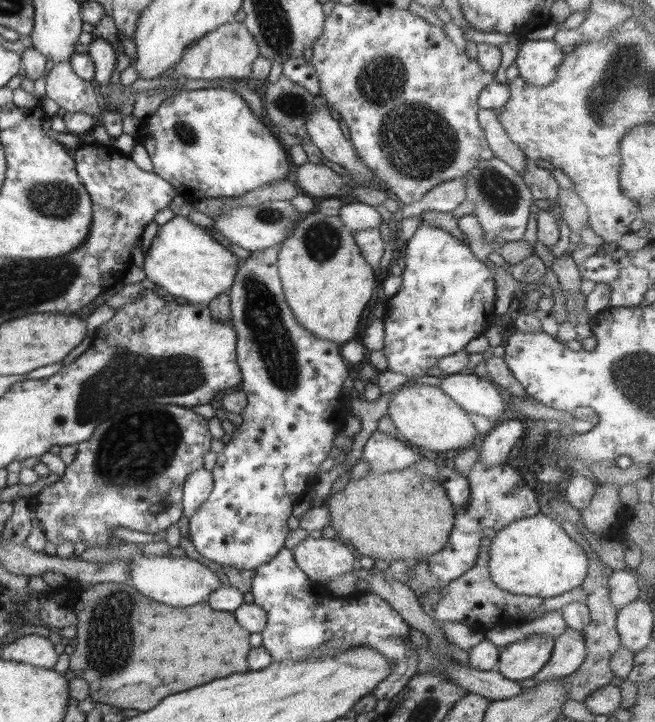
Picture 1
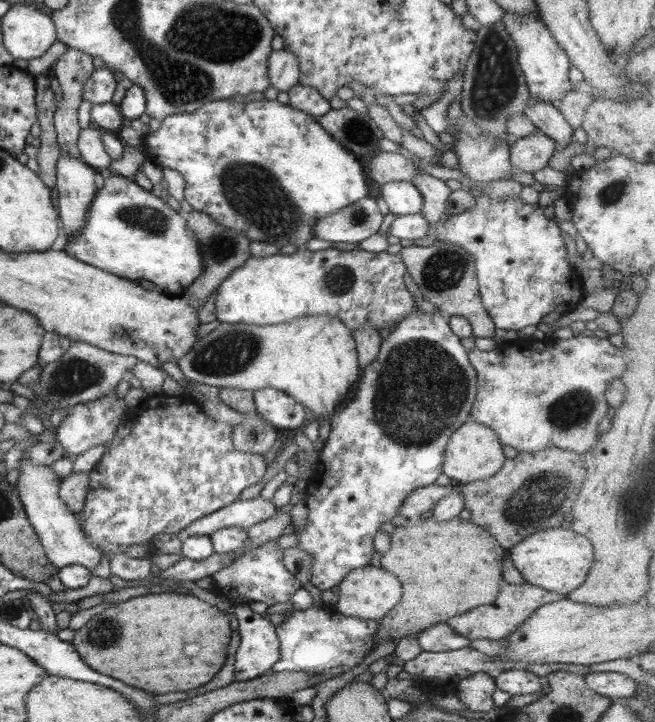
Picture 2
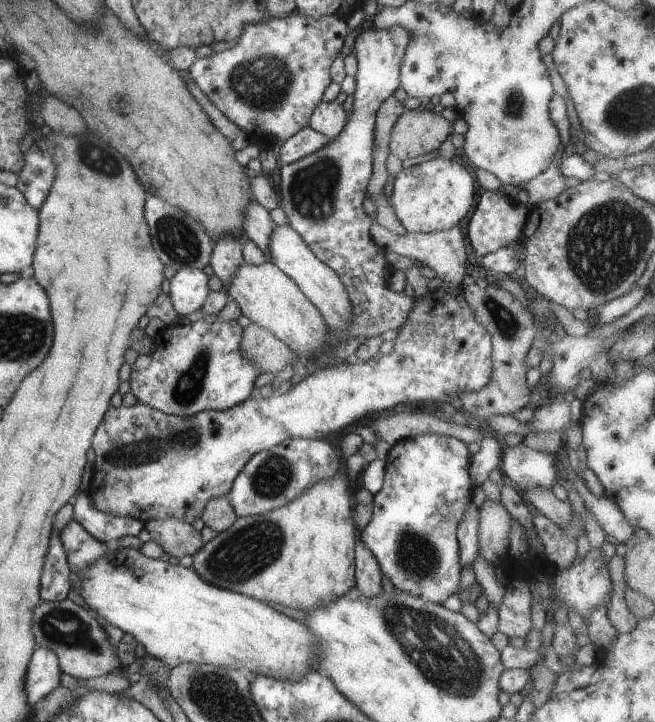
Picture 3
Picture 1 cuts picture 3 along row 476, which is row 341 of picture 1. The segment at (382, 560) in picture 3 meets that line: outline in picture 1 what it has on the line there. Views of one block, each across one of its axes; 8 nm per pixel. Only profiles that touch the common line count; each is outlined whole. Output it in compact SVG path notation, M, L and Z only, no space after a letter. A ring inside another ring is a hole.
M422 220L406 244L403 259L406 265L401 274L401 287L395 295L388 297L382 317L385 326L382 352L388 361L387 370L407 376L410 380L427 375L428 369L436 367L444 356L462 352L471 340L493 330L496 285L493 273L476 258L467 243Z

